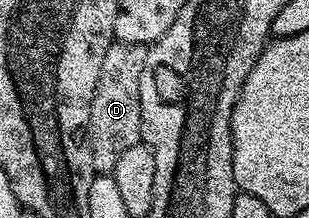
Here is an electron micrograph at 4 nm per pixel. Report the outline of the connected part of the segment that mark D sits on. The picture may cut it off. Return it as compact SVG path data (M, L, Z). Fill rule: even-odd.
M114 42L108 48L102 69L99 70L99 81L92 95L91 114L86 128L92 146L93 171L98 175L112 175L120 155L142 141L139 78L146 65L147 52L146 45Z

